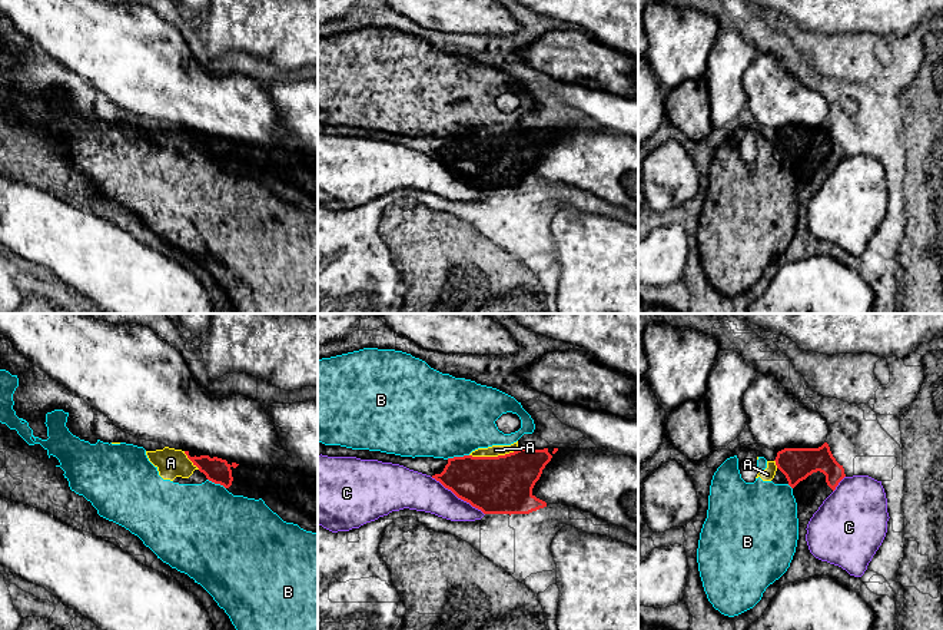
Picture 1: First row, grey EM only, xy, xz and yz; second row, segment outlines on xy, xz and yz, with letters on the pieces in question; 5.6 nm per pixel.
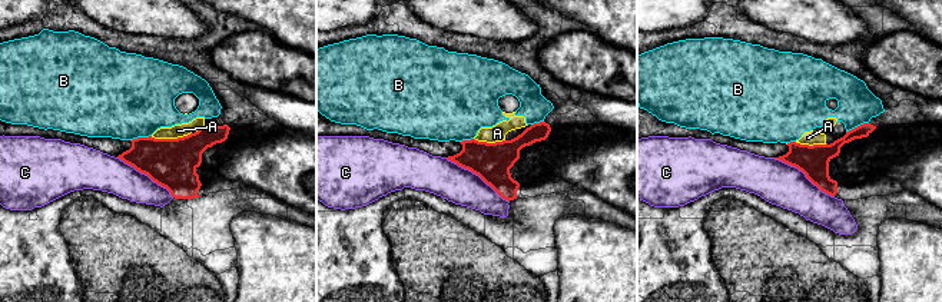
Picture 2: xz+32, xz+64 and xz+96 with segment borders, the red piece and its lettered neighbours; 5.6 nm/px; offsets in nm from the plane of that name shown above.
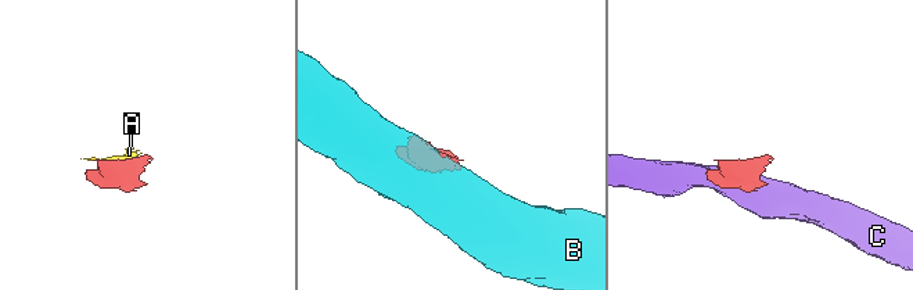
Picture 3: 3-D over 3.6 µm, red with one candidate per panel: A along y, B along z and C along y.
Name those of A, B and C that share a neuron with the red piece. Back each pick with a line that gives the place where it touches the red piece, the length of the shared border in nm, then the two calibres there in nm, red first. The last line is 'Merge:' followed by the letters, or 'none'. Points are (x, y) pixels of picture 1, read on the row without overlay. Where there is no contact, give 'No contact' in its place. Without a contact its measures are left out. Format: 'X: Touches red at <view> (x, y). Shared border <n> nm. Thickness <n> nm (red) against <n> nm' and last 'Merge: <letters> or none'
Merge: none

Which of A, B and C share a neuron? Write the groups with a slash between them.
A B / C

